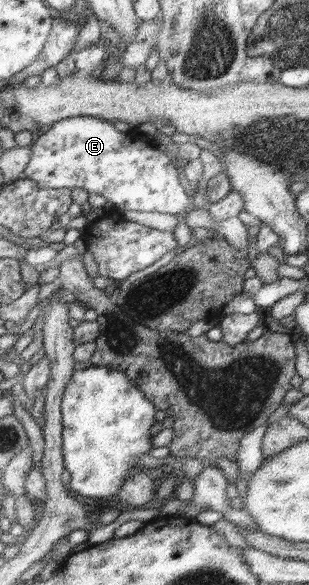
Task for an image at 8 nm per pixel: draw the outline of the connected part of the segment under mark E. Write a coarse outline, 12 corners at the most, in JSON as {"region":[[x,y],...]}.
{"region":[[95,116],[36,134],[24,177],[119,213],[187,211],[249,248],[237,216],[195,208],[170,157]]}

